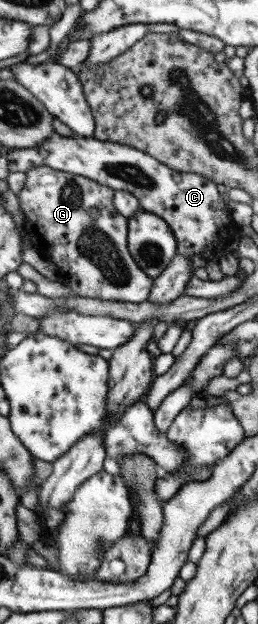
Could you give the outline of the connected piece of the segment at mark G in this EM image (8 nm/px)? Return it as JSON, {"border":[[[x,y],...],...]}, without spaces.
{"border":[[[49,166],[28,169],[25,174],[25,182],[18,198],[24,217],[23,229],[35,233],[41,245],[48,250],[47,258],[57,266],[61,282],[80,297],[126,303],[146,301],[152,279],[139,270],[127,250],[126,219],[112,204],[114,191],[86,177],[57,171]]]}

